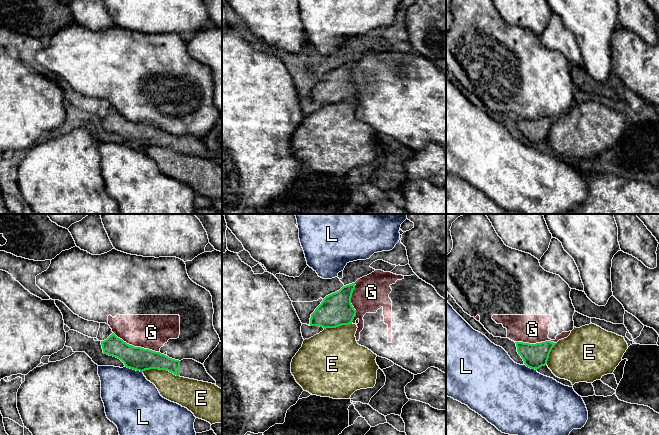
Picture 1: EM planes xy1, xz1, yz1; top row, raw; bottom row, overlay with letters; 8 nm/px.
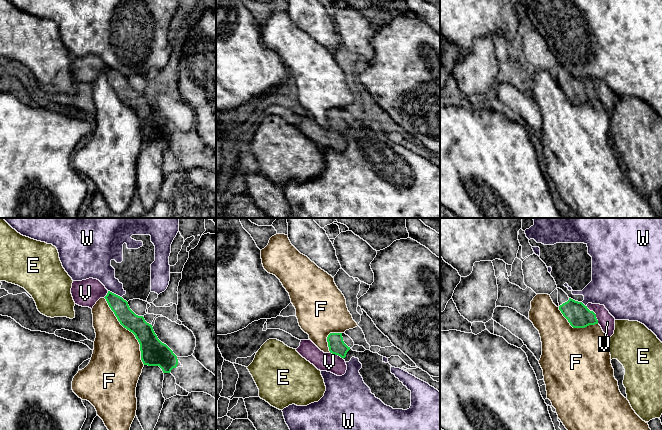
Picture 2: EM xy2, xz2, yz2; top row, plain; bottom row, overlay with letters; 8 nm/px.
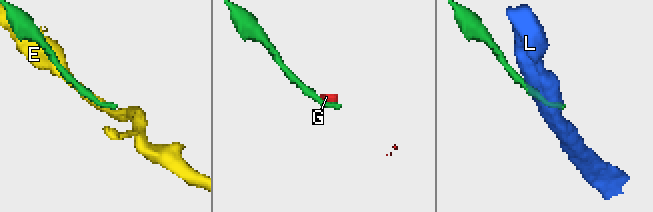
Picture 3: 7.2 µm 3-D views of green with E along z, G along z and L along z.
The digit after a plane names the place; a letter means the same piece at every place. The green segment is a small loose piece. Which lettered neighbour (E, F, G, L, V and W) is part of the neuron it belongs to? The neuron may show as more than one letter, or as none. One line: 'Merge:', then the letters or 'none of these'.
Merge: V

